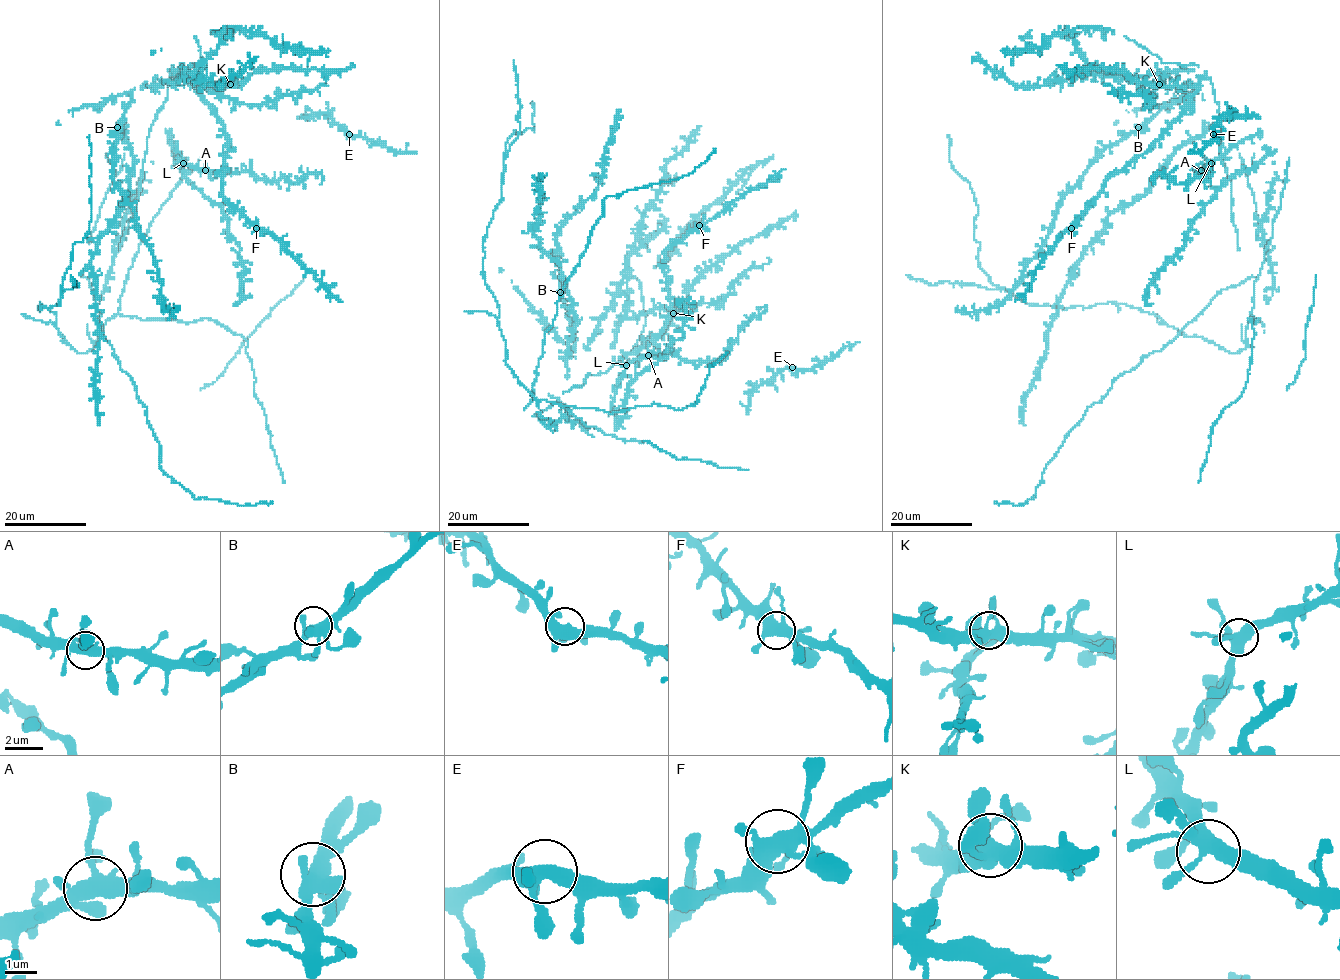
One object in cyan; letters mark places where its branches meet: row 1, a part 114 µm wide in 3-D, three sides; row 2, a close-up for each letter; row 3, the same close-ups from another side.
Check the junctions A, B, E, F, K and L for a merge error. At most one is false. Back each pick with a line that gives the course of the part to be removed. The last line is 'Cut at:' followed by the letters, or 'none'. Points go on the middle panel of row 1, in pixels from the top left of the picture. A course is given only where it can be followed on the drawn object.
Cut at: none

